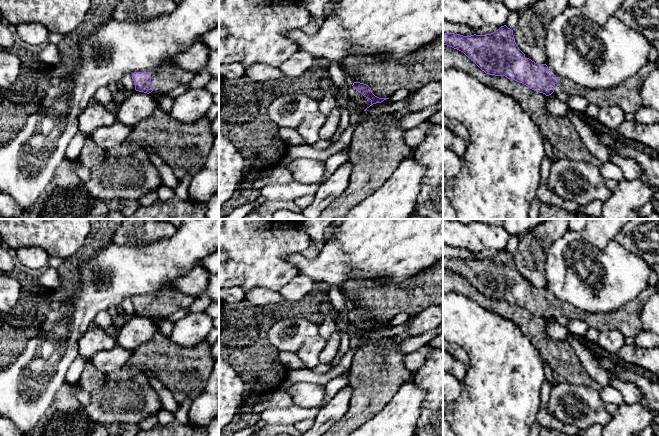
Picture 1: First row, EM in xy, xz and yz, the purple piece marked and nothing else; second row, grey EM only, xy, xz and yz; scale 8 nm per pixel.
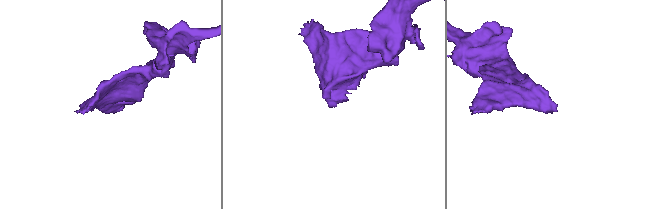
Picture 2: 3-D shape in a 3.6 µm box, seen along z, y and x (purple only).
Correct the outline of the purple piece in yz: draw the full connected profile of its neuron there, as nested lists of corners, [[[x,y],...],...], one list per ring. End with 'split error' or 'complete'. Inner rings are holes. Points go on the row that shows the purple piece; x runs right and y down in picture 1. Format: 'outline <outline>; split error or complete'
outline [[[506,25],[491,34],[463,36],[443,33],[443,45],[463,52],[489,75],[505,76],[546,96],[566,93],[579,95],[599,108],[617,106],[624,113],[636,113],[643,107],[641,86],[659,62],[647,63],[634,76],[607,89],[588,89],[559,76],[546,64],[537,64],[519,49],[513,30]]]; split error

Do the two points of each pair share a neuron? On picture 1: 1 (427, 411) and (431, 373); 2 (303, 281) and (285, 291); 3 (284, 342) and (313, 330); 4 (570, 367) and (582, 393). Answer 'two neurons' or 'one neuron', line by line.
1: one neuron
2: one neuron
3: one neuron
4: two neurons

